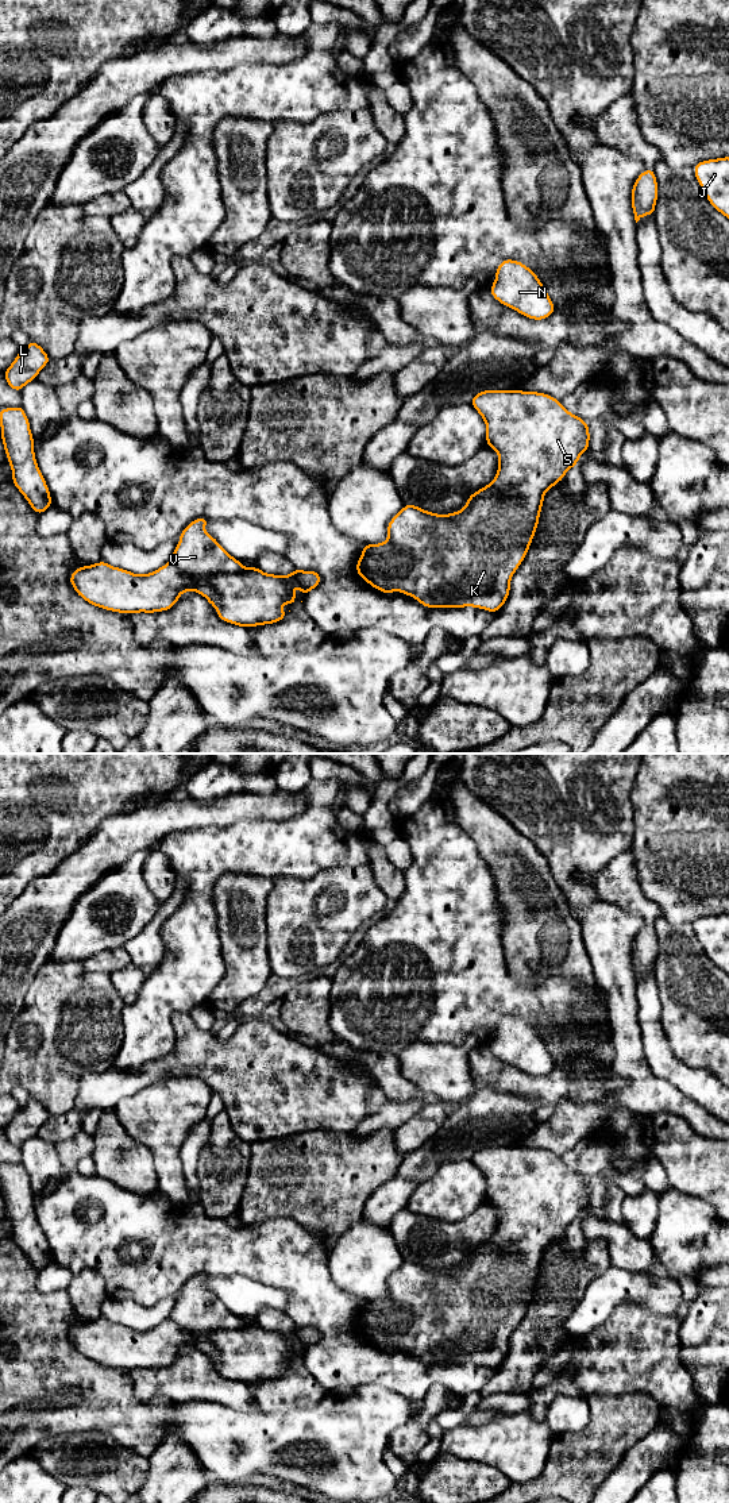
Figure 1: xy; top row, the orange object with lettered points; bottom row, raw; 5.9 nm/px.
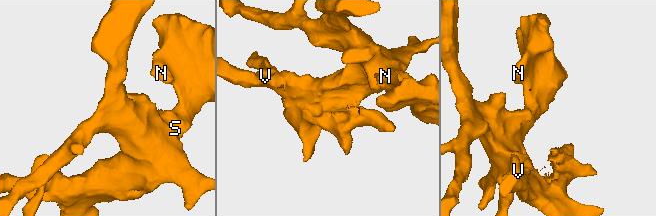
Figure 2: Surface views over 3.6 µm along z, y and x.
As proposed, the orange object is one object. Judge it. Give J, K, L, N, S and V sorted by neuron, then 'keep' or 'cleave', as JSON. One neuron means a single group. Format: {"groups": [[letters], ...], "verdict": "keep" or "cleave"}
{"groups": [["J", "K", "L", "N", "S"], ["V"]], "verdict": "cleave"}

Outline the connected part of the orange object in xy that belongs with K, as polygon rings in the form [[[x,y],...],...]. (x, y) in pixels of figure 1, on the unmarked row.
[[[482,1146],[470,1159],[482,1172],[487,1188],[486,1202],[498,1210],[495,1234],[466,1257],[463,1265],[448,1271],[427,1268],[406,1260],[387,1280],[387,1296],[362,1300],[363,1306],[355,1325],[358,1331],[382,1349],[400,1348],[417,1356],[425,1364],[472,1363],[498,1368],[510,1349],[510,1336],[525,1315],[539,1282],[545,1249],[575,1223],[580,1211],[589,1207],[587,1179],[570,1169],[559,1156],[539,1148]]]

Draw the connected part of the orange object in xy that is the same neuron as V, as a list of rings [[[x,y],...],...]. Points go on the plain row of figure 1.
[[[198,1273],[182,1286],[170,1319],[196,1333],[244,1326],[242,1318],[231,1313],[204,1287],[208,1277],[207,1273]]]

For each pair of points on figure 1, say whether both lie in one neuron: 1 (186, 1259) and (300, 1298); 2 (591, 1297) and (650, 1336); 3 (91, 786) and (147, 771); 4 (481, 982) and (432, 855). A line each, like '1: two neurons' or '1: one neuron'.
1: one neuron
2: two neurons
3: one neuron
4: one neuron

